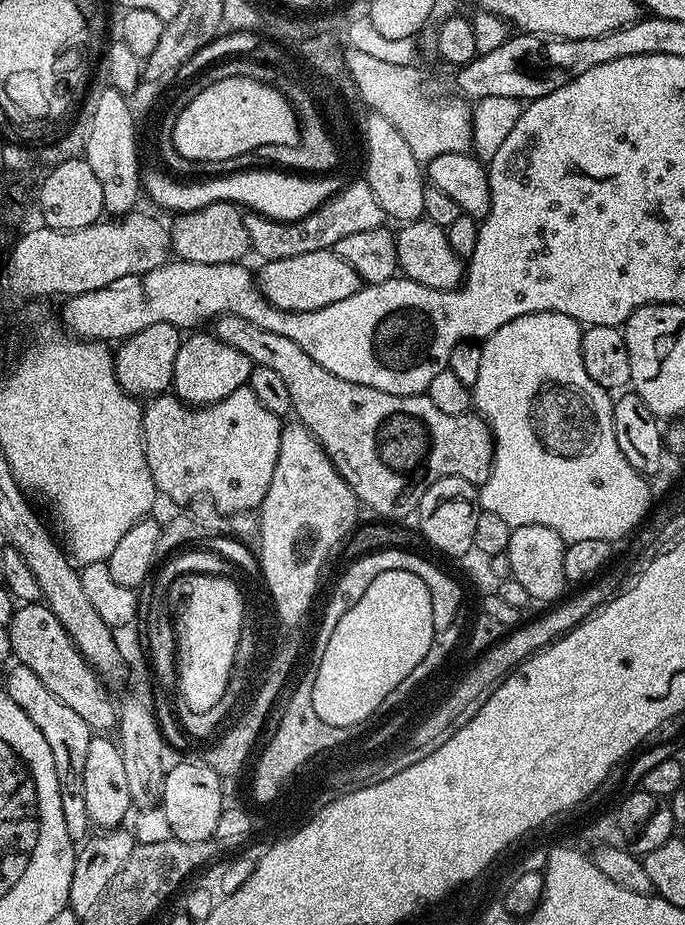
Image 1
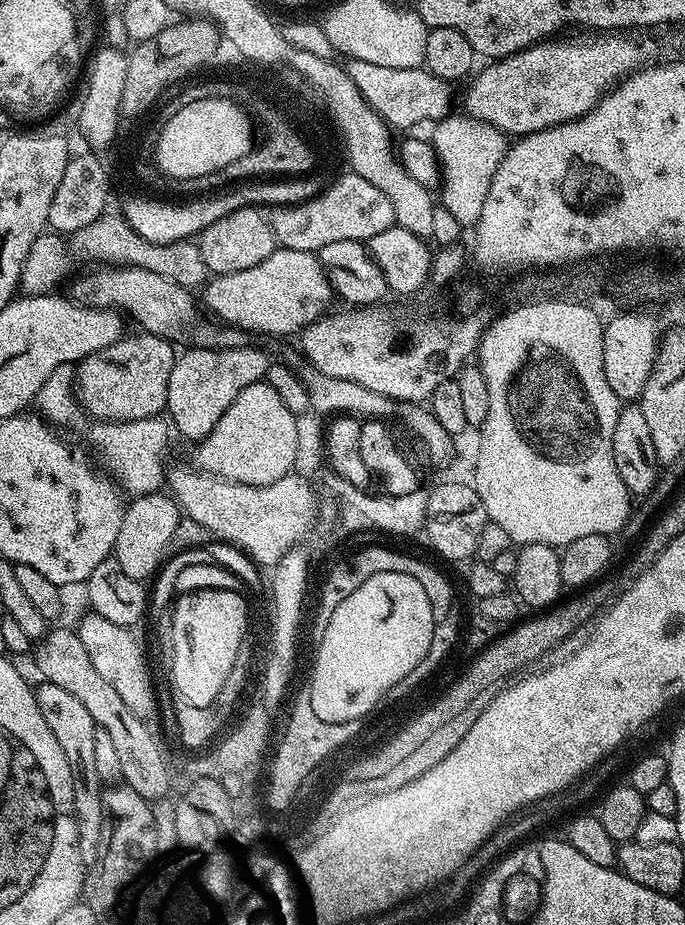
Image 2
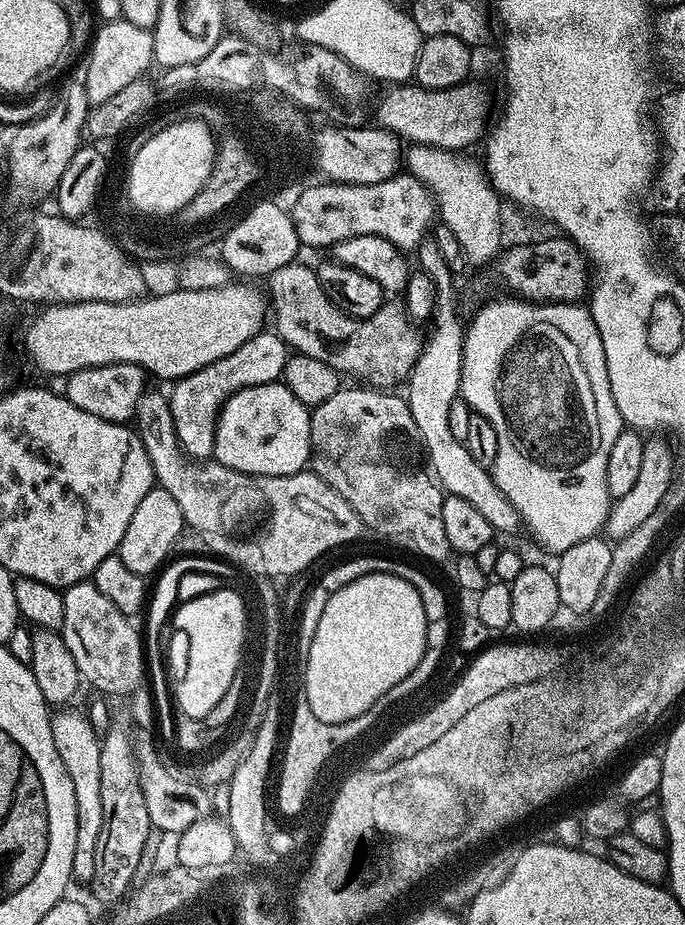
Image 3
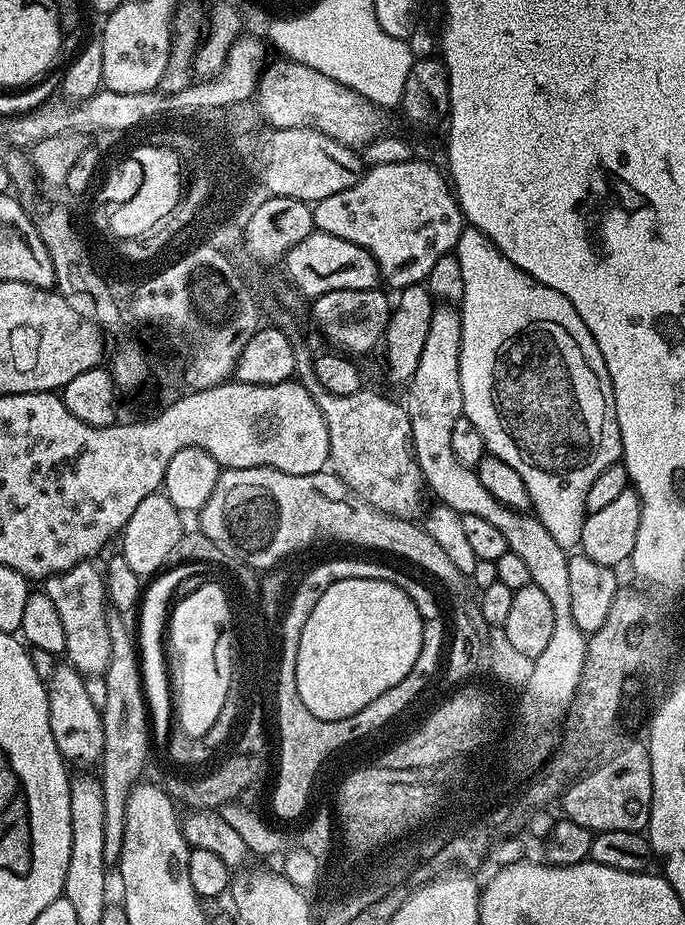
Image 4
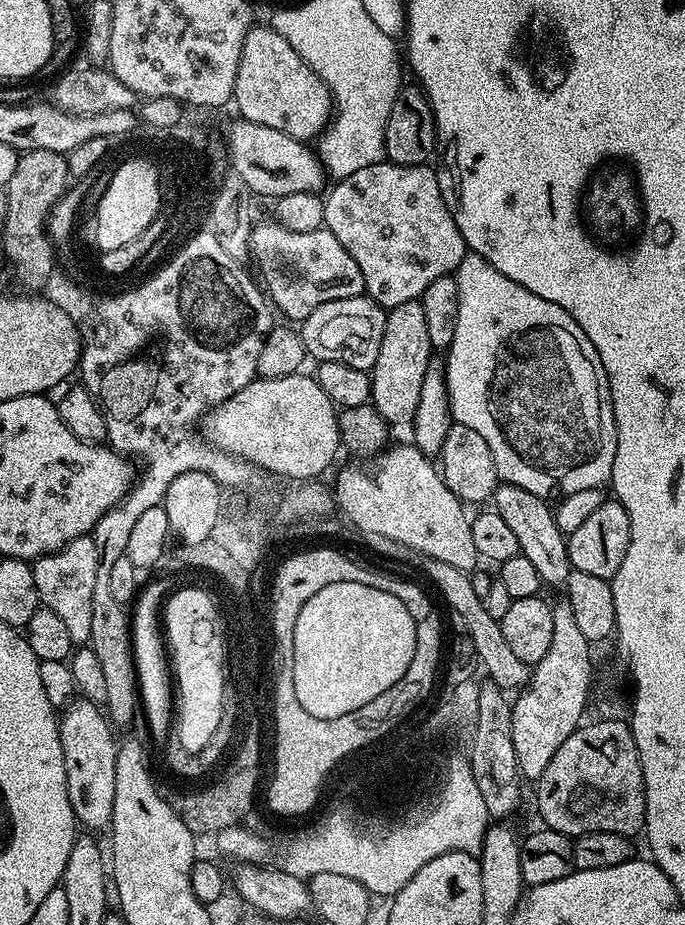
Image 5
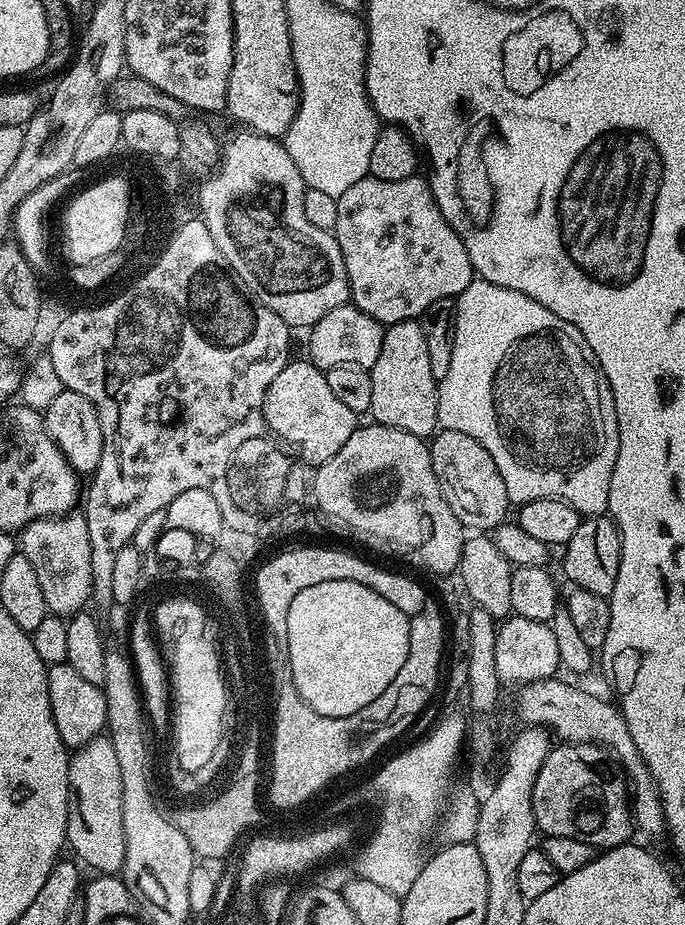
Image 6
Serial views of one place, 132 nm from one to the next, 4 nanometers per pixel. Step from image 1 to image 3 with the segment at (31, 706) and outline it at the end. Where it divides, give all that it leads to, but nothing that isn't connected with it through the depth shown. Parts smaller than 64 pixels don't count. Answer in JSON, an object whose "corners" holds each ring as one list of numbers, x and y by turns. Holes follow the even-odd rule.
{"corners":[[68,706,63,710,51,713,52,745,58,749,60,766,66,770,68,784,74,786,74,806,76,807,76,845,74,862,70,866,73,877,84,882,91,881,94,874,94,850,98,846,98,834,102,834,102,750,100,749,101,733,90,726,83,711,75,712,75,707]]}

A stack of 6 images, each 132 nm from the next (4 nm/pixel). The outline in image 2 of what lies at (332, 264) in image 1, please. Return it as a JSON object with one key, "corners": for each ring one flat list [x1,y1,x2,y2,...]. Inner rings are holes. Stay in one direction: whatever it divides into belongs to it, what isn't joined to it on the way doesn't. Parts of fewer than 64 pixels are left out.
{"corners":[[277,247,270,258,258,262,258,266,250,266,250,270,238,270,225,276,213,275,203,285,202,291,203,307,208,307,219,323,230,328,241,328,249,334,261,332,264,336,295,337,303,333,309,324,325,315,328,303,334,300,319,255,282,247]]}

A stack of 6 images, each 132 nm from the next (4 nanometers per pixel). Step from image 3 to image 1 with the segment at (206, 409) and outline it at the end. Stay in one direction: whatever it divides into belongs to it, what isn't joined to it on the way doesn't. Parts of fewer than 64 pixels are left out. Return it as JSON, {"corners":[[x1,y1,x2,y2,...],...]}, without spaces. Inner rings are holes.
{"corners":[[197,331,188,334,180,341,178,358,174,358,172,371,172,388,175,395,185,404,203,406,218,403,222,398,234,394,234,390,247,385,253,370,253,362,242,350,234,350,234,346,226,346,215,334,208,336],[196,335,197,336,192,336]]}

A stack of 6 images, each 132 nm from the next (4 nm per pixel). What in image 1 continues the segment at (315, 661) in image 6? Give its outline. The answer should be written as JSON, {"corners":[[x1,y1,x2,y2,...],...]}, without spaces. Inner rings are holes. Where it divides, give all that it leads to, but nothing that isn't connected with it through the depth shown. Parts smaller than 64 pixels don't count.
{"corners":[[407,570,378,574,366,586,366,594,338,618,338,626,321,654,324,668,316,680,316,712,332,724,352,724,352,720,368,716,380,704,380,696,426,657,435,634,430,590,425,582]]}

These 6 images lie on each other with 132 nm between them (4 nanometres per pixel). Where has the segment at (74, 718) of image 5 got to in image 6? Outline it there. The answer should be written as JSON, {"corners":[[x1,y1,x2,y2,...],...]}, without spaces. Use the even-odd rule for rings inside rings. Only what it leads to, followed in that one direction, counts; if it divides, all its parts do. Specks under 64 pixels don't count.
{"corners":[[101,734,95,736,92,740,87,740,82,747,75,749,71,753,68,761,68,839,66,841,67,847,73,848,75,859,81,865,87,866,89,864,93,869,91,870,96,874,116,874,123,869,124,859,126,858,126,834,122,826,122,770,118,770,118,754,114,754,114,746,107,735]]}

